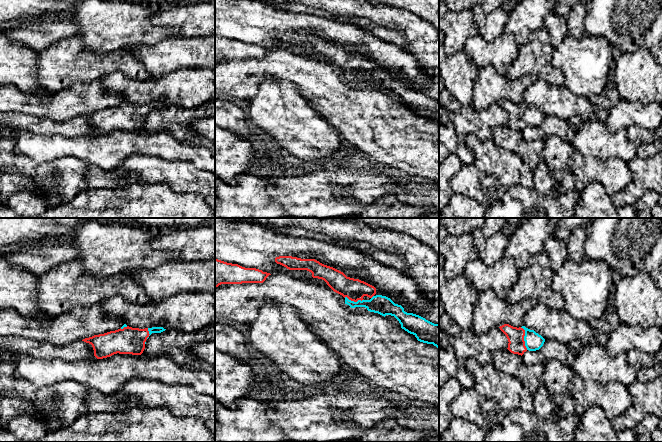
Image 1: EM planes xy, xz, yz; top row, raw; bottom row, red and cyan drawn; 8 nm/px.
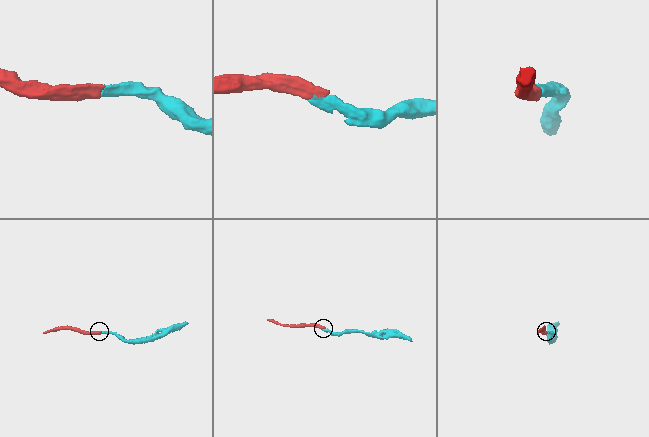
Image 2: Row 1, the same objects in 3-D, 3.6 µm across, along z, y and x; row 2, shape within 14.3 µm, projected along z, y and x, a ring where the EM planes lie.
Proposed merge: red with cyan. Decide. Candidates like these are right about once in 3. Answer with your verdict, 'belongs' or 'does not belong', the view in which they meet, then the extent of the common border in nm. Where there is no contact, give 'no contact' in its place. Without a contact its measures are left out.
belongs; contact in yz; length 190 nm

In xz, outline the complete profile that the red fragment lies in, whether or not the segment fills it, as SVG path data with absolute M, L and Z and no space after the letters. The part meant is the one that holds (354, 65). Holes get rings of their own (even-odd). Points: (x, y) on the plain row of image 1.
M279 32L275 38L289 46L307 46L313 54L324 56L336 69L345 74L351 84L365 83L368 87L382 92L394 92L401 104L413 110L418 117L433 120L439 125L439 100L404 87L401 81L390 74L376 70L376 64L364 57L347 53L343 48L324 41L315 35L301 35L292 32Z

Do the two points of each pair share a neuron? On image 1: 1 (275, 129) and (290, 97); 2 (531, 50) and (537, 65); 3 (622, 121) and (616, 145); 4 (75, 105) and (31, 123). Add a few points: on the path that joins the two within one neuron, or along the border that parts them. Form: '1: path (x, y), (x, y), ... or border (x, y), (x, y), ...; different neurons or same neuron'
1: path (283, 121), (283, 109), (286, 105); same neuron
2: path (535, 54), (536, 61); same neuron
3: border (604, 122), (607, 129), (611, 132), (625, 130); different neurons
4: border (21, 112), (59, 121), (67, 121); different neurons

